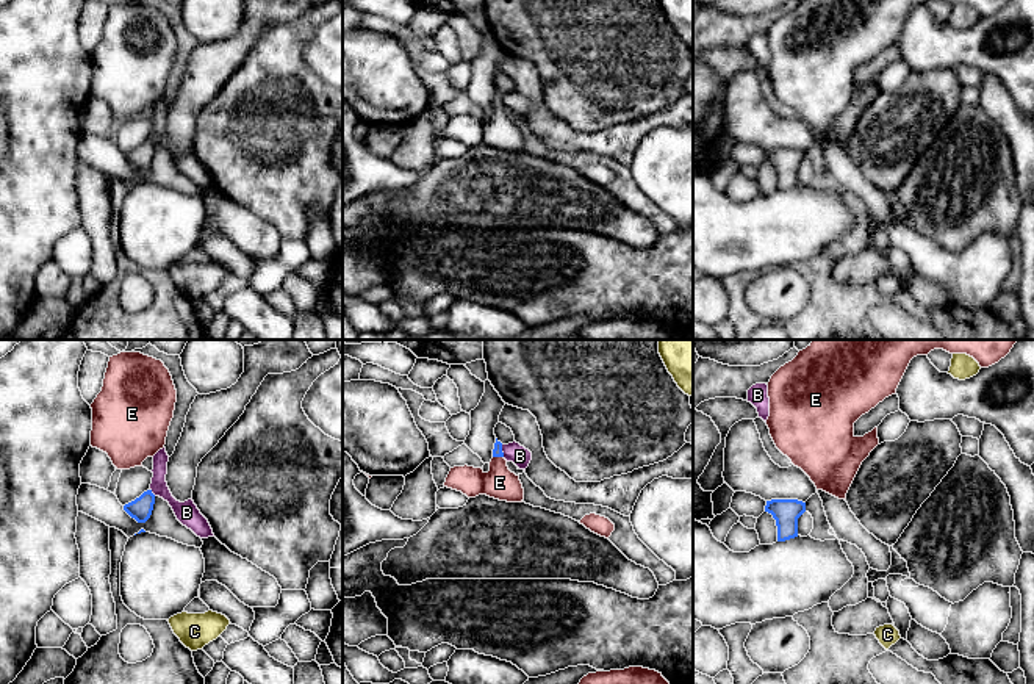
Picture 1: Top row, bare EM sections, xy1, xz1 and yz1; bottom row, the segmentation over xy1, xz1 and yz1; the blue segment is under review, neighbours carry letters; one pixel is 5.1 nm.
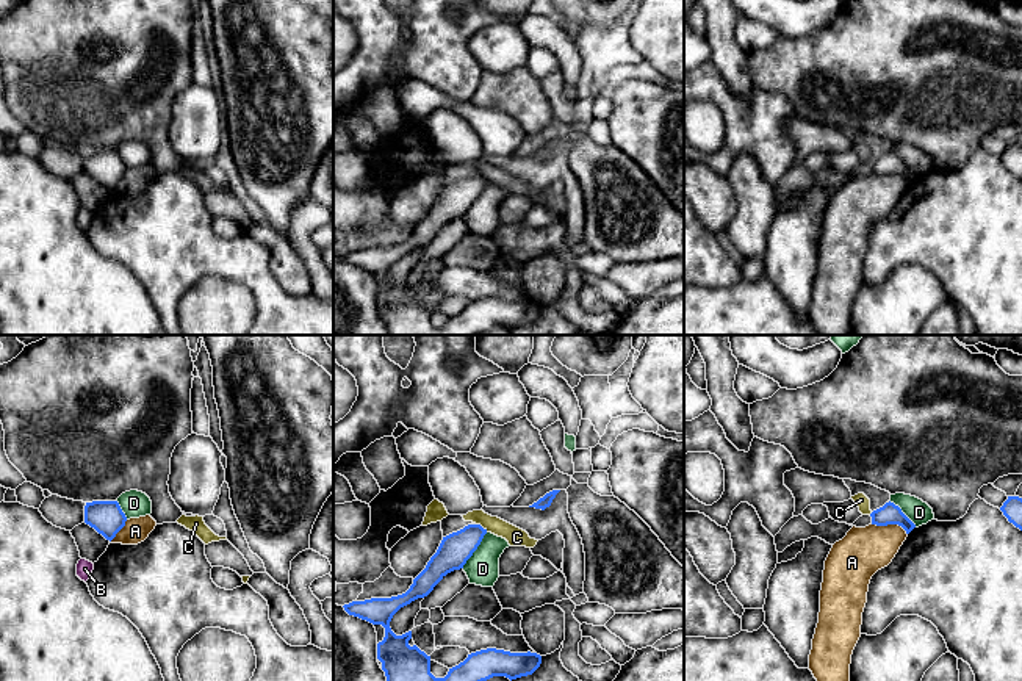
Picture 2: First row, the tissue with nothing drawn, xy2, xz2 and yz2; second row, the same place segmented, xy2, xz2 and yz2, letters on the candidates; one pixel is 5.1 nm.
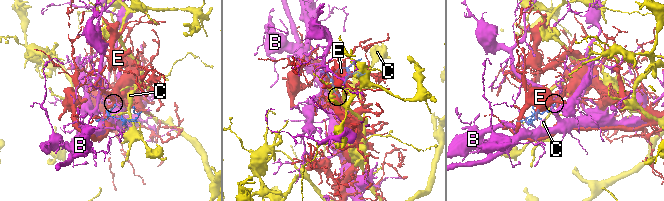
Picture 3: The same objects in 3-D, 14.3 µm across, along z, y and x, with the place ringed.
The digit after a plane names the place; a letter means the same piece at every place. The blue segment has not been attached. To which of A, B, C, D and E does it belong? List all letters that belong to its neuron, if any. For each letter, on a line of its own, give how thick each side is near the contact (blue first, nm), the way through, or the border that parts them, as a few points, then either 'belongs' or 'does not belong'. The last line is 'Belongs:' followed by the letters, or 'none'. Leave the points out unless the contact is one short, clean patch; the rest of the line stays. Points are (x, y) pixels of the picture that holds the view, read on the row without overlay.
A: 110 nm thick on the blue side, 240 nm on the other; border along yz2 (872, 172), (899, 174), (906, 183); does not belong
B: 120 nm thick on the blue side, 120 nm on the other; does not belong
C: 160 nm thick on the blue side, 100 nm on the other; border along xz2 (476, 172), (487, 180); does not belong
D: 160 nm thick on the blue side, 180 nm on the other; does not belong
E: 50 nm thick on the blue side, 170 nm on the other; runs through xz1 (498, 96), (498, 105), (499, 132); belongs
Belongs: E

